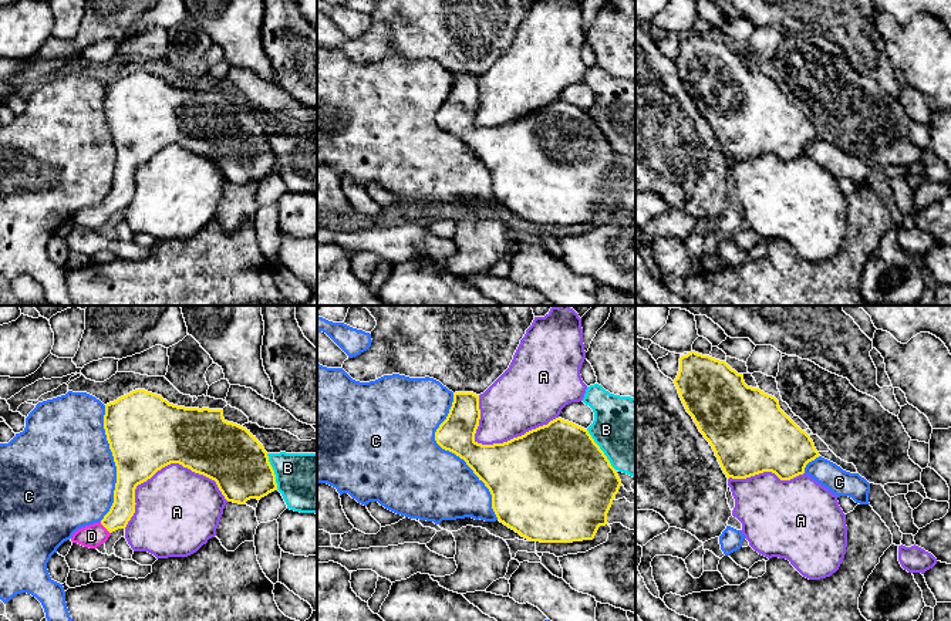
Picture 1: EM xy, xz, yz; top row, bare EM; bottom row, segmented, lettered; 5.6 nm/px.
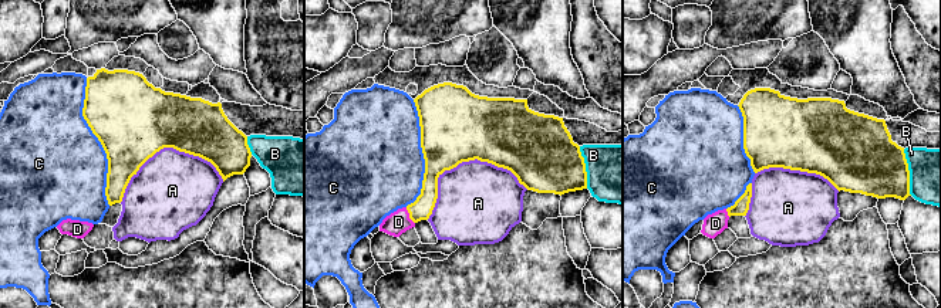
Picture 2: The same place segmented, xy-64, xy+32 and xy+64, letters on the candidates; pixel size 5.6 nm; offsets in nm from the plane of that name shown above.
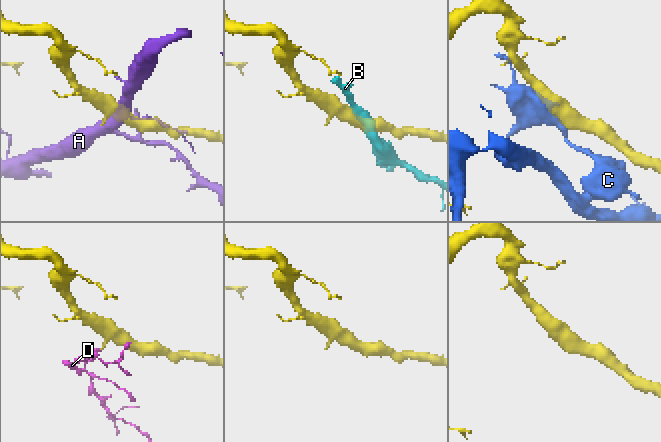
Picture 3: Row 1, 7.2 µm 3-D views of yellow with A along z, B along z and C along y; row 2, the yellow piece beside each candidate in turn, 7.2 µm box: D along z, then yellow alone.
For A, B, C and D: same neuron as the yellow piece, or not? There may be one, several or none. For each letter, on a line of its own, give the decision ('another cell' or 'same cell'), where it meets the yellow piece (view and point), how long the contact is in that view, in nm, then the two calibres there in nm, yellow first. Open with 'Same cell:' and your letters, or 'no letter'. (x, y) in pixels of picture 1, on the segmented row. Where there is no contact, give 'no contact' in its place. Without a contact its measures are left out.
Same cell: D
A: another cell; contact xy (164, 466); length 600 nm; calibres 440 and 460 nm
B: another cell; contact xz (600, 449); length 280 nm; calibres 500 and 400 nm
C: another cell; contact xz (455, 454); length 750 nm; calibres 240 and 440 nm
D: same cell; contact xy (104, 526); length 90 nm; calibres 140 and 130 nm

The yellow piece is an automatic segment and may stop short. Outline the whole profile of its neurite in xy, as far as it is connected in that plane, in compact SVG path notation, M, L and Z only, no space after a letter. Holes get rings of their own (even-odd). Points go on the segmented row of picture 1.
M135 389L105 405L104 429L117 466L114 503L101 522L81 527L72 534L71 541L84 547L97 549L108 540L112 531L125 529L135 513L136 486L171 463L179 463L215 480L227 502L245 504L250 499L260 500L277 490L276 475L263 445L246 428L227 422L223 418L223 409L178 406L169 404L161 395Z

